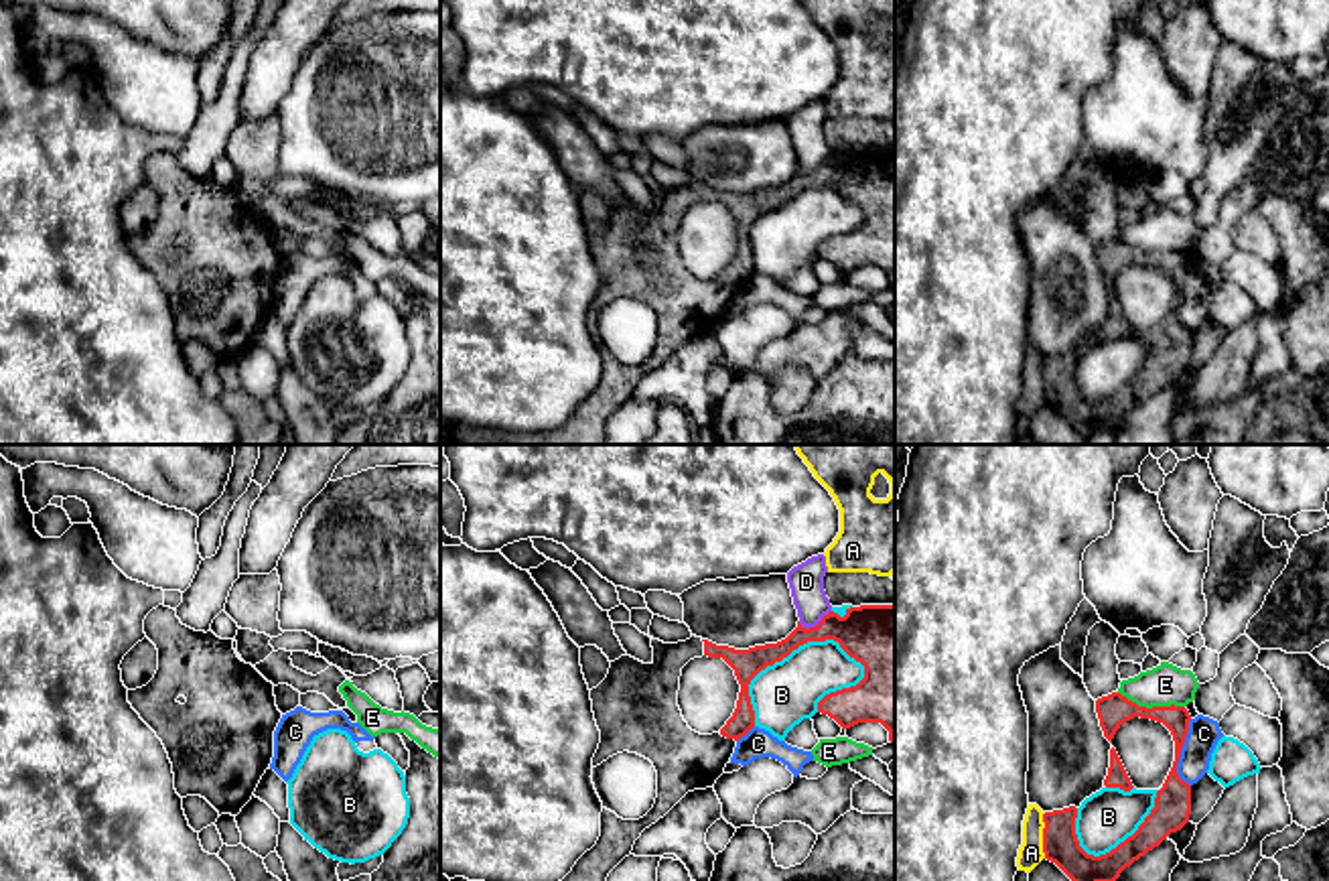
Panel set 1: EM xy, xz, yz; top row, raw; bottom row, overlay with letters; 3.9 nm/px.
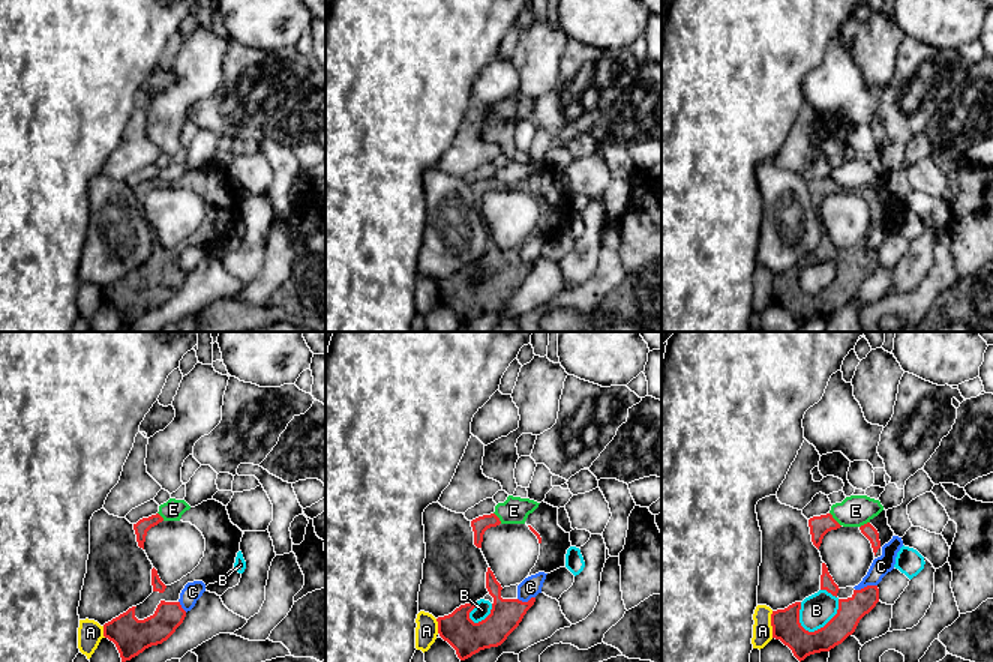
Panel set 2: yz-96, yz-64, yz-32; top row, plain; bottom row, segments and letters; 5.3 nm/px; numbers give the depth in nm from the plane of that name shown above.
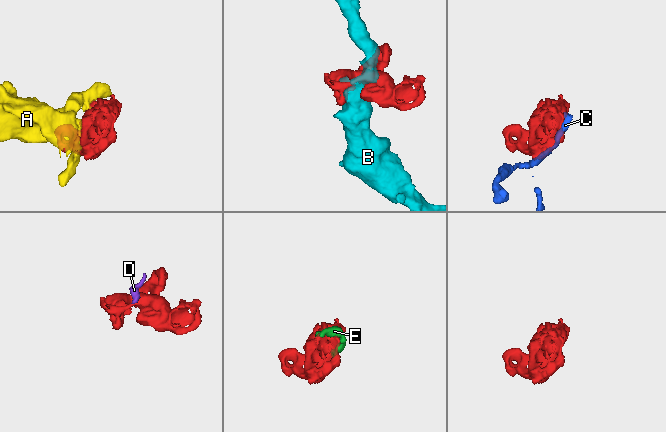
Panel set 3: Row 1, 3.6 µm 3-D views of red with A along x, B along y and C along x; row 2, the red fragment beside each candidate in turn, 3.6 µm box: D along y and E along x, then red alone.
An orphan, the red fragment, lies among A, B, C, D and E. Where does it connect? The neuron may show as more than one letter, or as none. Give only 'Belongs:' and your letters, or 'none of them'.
Belongs: none of them

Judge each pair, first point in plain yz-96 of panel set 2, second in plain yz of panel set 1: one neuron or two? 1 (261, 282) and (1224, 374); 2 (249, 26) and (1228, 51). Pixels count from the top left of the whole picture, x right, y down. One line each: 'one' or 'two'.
1: two
2: two

